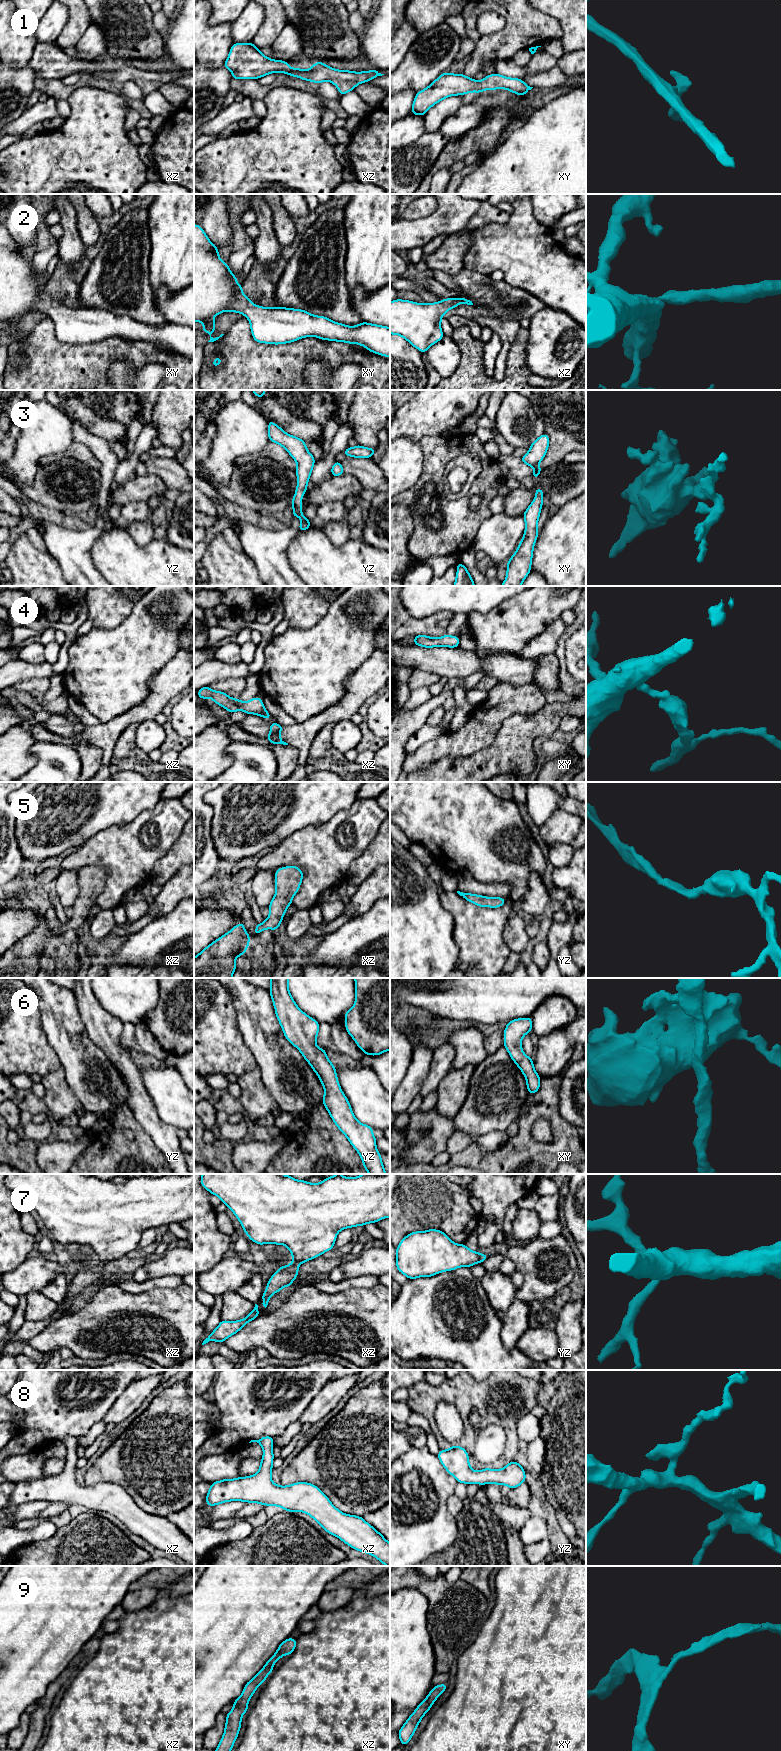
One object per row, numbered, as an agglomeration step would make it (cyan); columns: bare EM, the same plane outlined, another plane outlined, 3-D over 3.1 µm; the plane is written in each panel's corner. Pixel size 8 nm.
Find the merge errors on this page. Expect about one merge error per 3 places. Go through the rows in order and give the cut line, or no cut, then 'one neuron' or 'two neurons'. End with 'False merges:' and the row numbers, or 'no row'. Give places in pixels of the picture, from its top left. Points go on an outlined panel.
1: cut none; one neuron
2: cut none; one neuron
3: cut none; one neuron
4: cut none; one neuron
5: cut none; one neuron
6: cut none; one neuron
7: cut none; one neuron
8: cut none; one neuron
9: cut none; one neuron
False merges: no row

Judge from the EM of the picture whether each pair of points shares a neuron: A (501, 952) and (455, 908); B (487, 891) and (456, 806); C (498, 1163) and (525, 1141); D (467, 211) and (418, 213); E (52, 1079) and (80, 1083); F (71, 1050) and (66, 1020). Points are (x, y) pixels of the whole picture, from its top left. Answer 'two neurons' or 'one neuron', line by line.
A: one neuron
B: two neurons
C: one neuron
D: two neurons
E: two neurons
F: one neuron

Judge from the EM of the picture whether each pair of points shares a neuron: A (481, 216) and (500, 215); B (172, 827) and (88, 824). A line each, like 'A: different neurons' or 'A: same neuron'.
A: same neuron
B: different neurons

